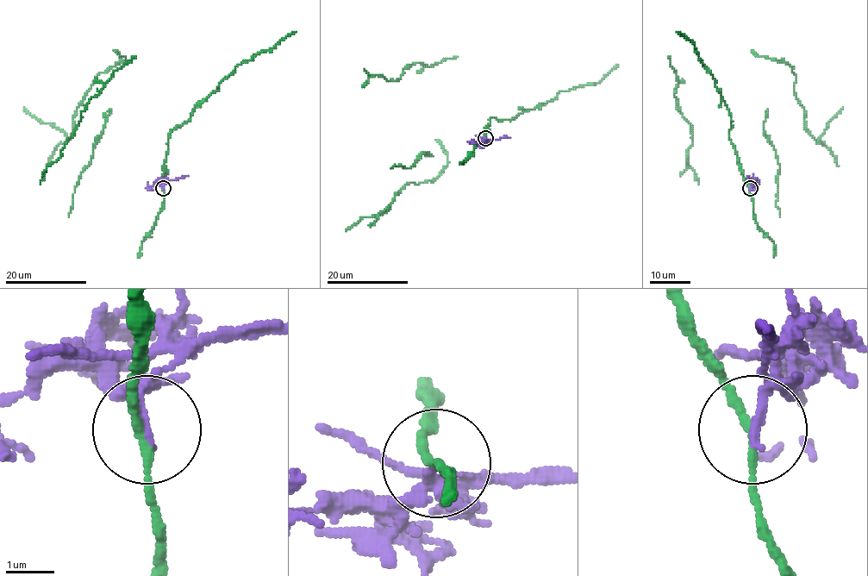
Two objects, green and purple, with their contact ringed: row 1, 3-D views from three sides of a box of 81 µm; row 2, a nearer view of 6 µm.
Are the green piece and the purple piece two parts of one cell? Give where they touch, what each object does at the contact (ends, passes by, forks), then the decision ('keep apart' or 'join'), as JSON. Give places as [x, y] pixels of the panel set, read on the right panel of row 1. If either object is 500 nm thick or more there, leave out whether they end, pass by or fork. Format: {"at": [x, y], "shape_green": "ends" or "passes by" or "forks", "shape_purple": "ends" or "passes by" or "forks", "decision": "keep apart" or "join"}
{"at": [750, 188], "shape_green": "passes by", "shape_purple": "ends", "decision": "keep apart"}

